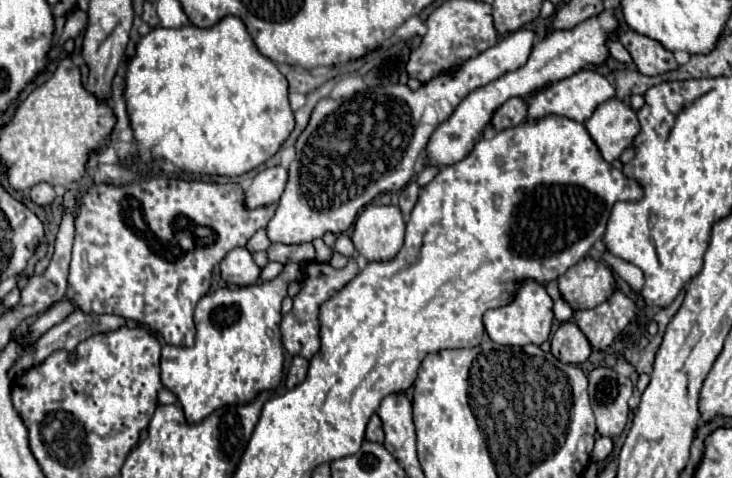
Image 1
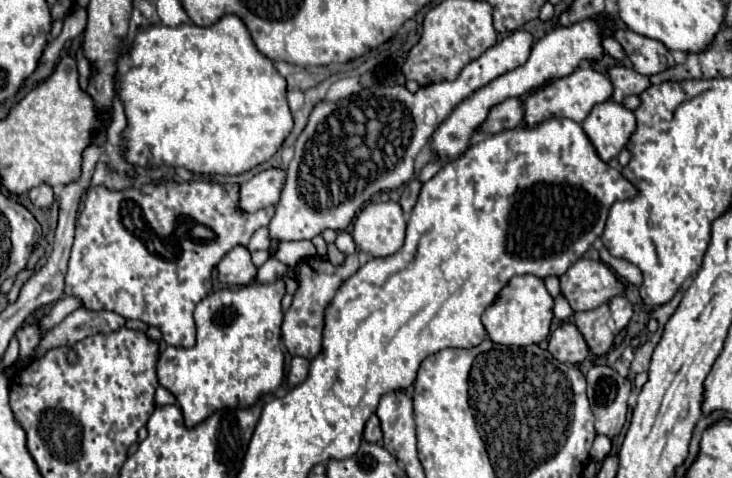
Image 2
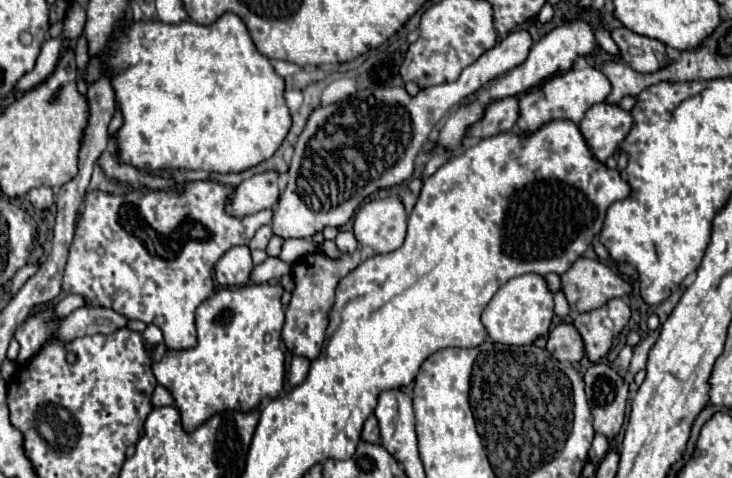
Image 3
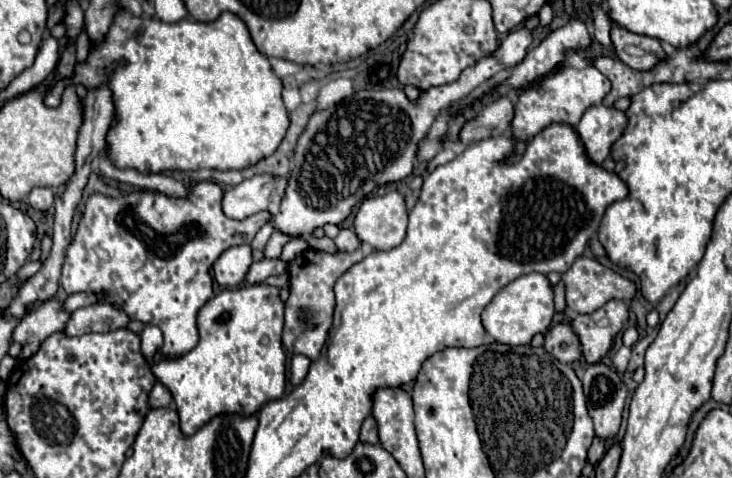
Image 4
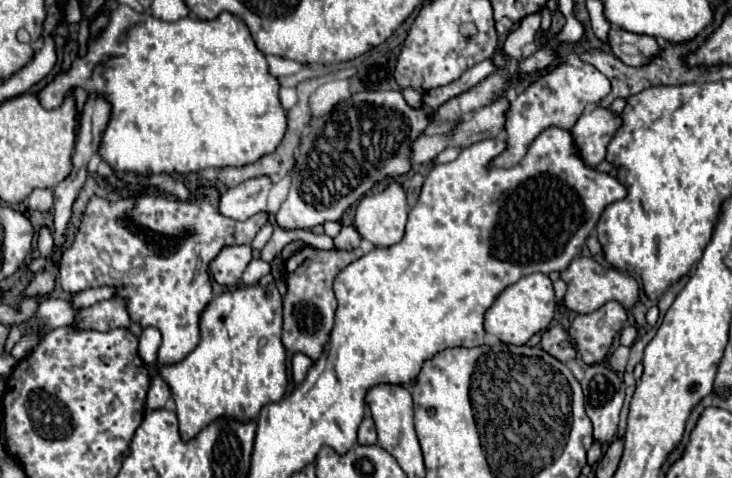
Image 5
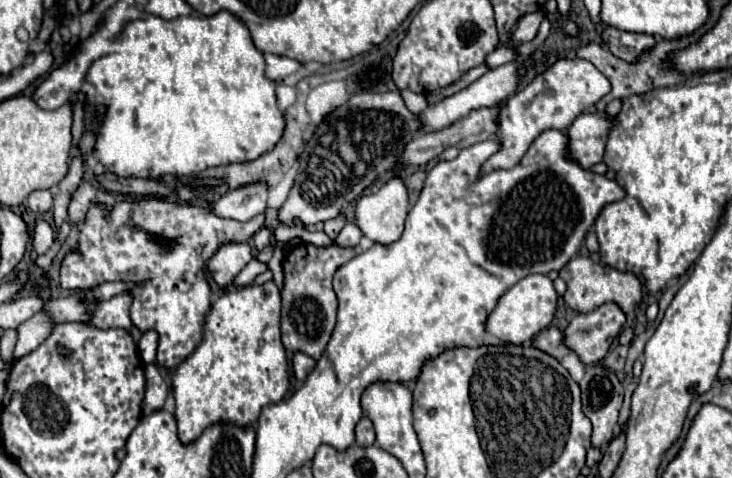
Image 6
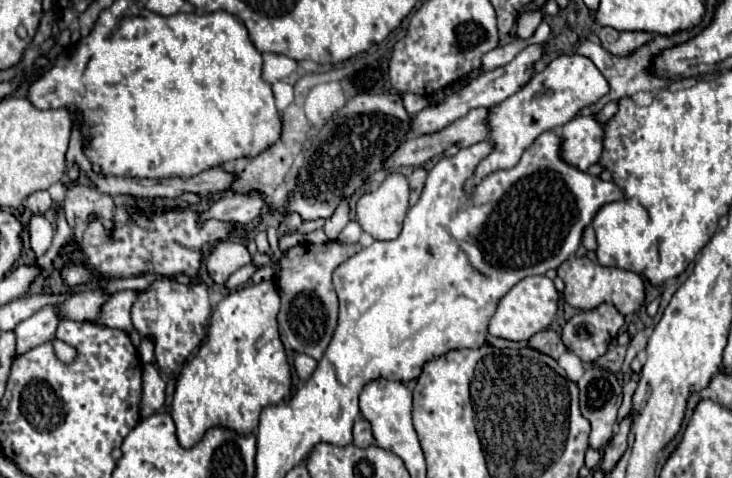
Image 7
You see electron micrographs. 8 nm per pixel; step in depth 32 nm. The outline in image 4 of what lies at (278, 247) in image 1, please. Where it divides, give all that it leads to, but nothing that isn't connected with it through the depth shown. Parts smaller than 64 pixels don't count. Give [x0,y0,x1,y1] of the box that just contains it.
[280,238,310,262]

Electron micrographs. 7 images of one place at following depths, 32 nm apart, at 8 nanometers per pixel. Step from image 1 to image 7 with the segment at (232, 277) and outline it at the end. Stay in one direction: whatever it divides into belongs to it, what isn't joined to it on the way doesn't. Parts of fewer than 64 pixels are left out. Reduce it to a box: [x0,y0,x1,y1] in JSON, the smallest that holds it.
[206,242,252,284]

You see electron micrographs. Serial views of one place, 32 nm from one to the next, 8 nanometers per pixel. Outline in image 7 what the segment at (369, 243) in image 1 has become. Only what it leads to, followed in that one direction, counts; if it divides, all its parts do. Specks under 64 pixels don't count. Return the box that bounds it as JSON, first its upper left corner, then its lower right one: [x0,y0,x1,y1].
[356,174,408,240]

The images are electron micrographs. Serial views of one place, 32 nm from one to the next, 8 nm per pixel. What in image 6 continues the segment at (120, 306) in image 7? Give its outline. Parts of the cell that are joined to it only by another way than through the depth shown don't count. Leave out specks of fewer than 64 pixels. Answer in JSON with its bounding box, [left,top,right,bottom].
[88,292,132,330]

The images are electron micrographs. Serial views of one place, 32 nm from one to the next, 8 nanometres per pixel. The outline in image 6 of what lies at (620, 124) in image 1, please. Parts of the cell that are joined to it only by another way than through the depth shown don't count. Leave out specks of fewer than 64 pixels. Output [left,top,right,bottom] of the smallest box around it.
[566,110,612,168]

